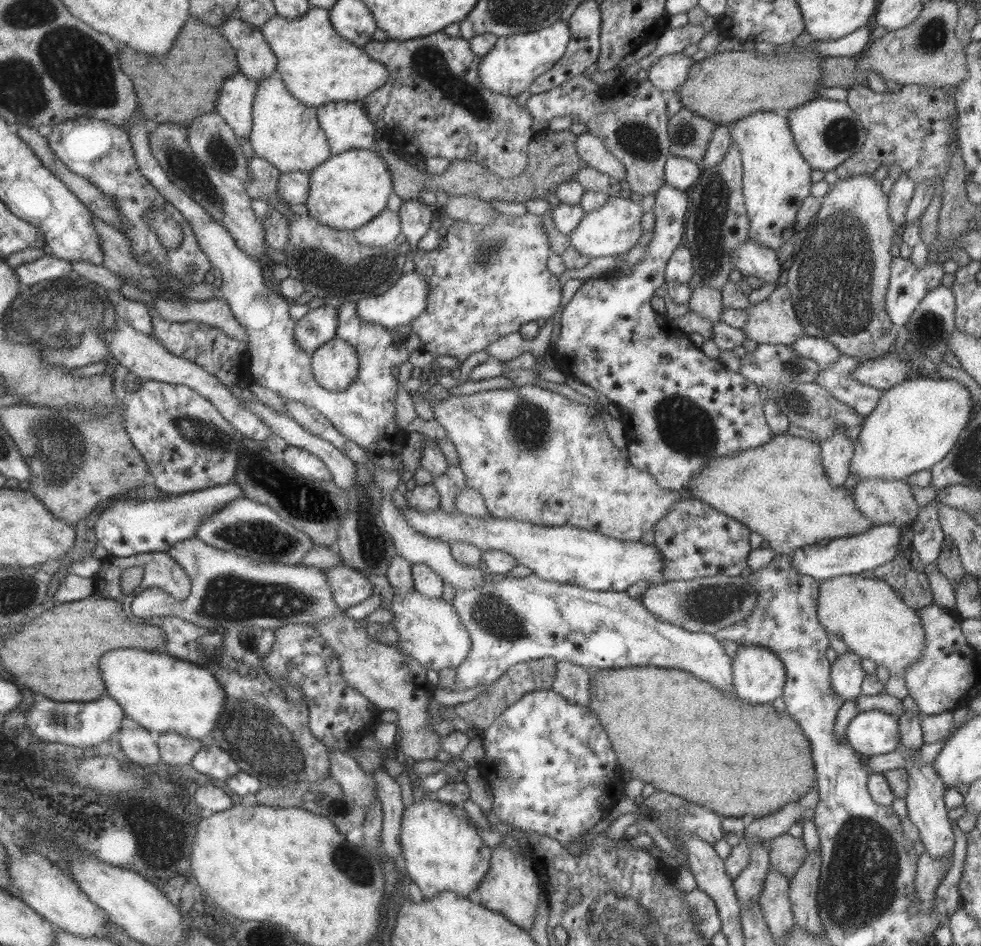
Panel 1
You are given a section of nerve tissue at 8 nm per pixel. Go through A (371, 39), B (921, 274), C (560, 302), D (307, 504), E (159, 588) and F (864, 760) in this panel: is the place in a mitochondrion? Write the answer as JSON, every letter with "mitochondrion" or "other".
{"A":"other","B":"other","C":"other","D":"mitochondrion","E":"other","F":"other"}

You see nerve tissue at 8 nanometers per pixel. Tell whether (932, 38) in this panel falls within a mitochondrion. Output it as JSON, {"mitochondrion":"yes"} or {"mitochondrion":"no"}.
{"mitochondrion":"yes"}

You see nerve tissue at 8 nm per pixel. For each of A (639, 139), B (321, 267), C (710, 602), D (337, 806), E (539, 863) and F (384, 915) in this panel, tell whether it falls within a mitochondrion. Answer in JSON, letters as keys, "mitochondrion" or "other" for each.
{"A":"mitochondrion","B":"mitochondrion","C":"mitochondrion","D":"mitochondrion","E":"other","F":"other"}

